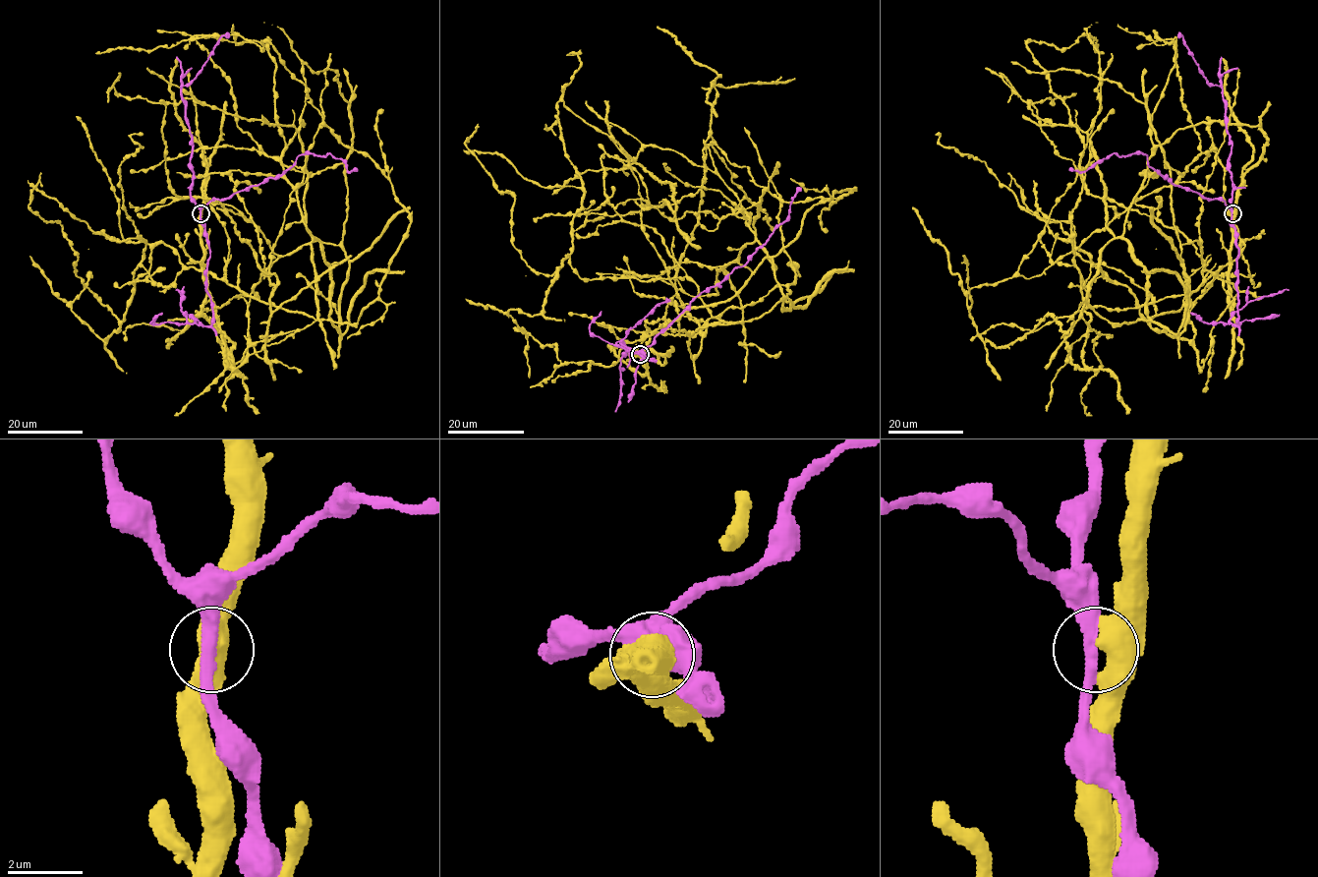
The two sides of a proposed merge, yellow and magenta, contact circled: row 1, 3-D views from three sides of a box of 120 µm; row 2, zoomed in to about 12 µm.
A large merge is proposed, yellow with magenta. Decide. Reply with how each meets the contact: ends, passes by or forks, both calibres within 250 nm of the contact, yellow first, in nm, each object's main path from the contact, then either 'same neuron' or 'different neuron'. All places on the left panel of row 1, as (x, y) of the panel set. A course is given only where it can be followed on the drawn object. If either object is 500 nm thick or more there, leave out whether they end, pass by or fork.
yellow passes by | magenta passes by | 480/360 nm | yellow via (200, 213), (203, 258), (184, 265), (340, 334), (352, 144), (336, 80), (263, 278), (235, 186), (260, 193) | magenta via (200, 213), (213, 199), (229, 198), (278, 177), (306, 153), (330, 153), (348, 171), (357, 168) | same neuron

